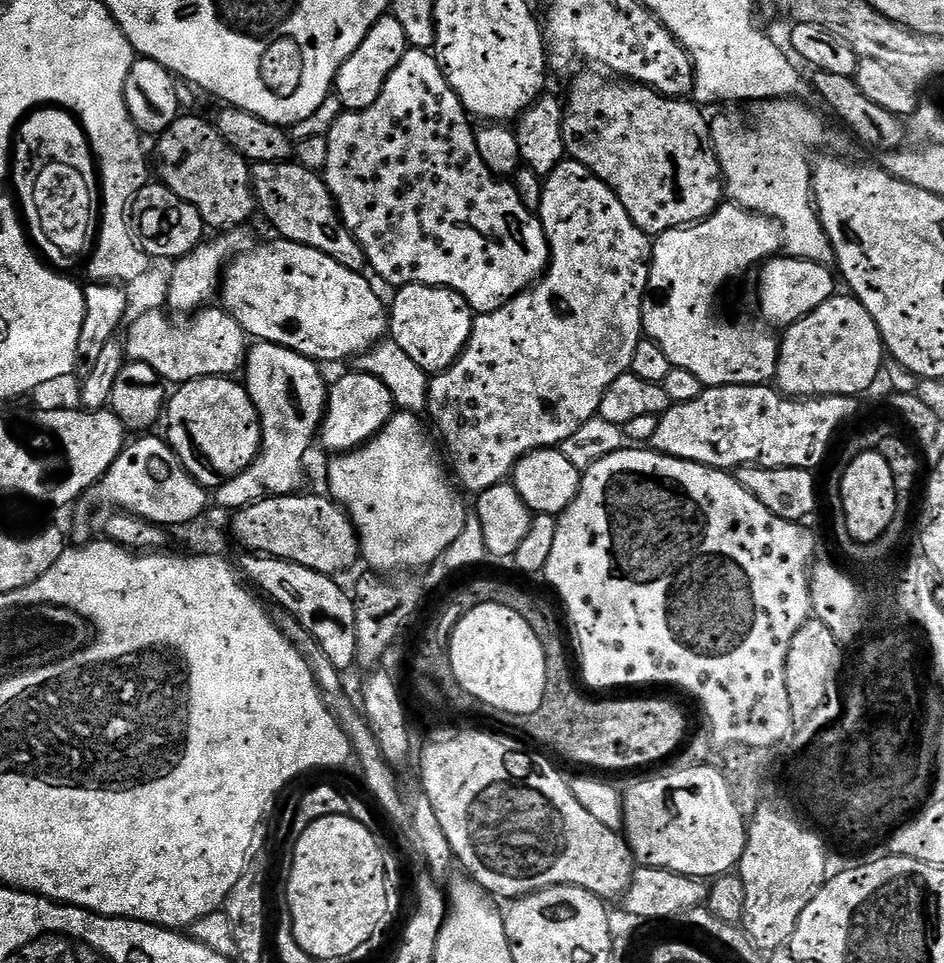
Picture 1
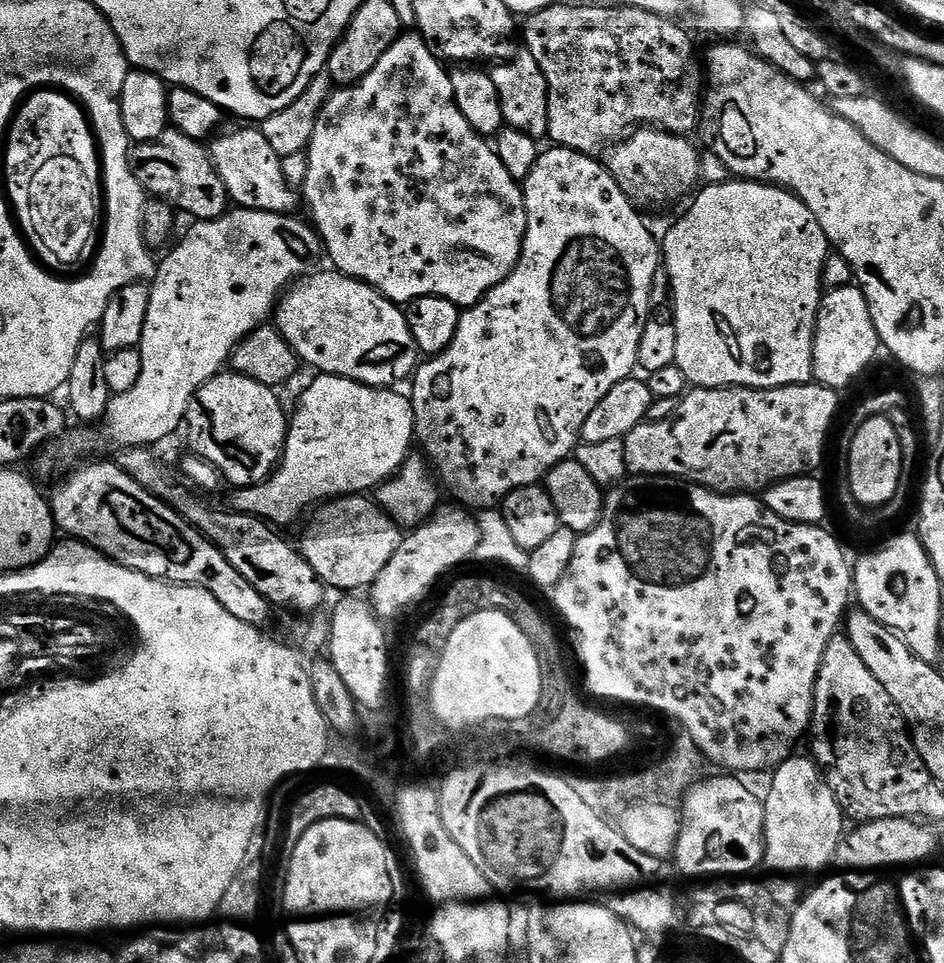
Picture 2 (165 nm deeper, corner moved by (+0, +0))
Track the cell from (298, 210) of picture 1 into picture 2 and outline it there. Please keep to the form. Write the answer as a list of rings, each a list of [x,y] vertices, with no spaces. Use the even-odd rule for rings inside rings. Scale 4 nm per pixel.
[[[240,126],[237,132],[217,135],[211,141],[212,161],[218,170],[218,178],[228,191],[228,199],[233,205],[253,208],[263,212],[283,212],[292,214],[297,211],[298,196],[286,182],[283,159],[274,154],[270,142],[262,138],[259,127]]]

